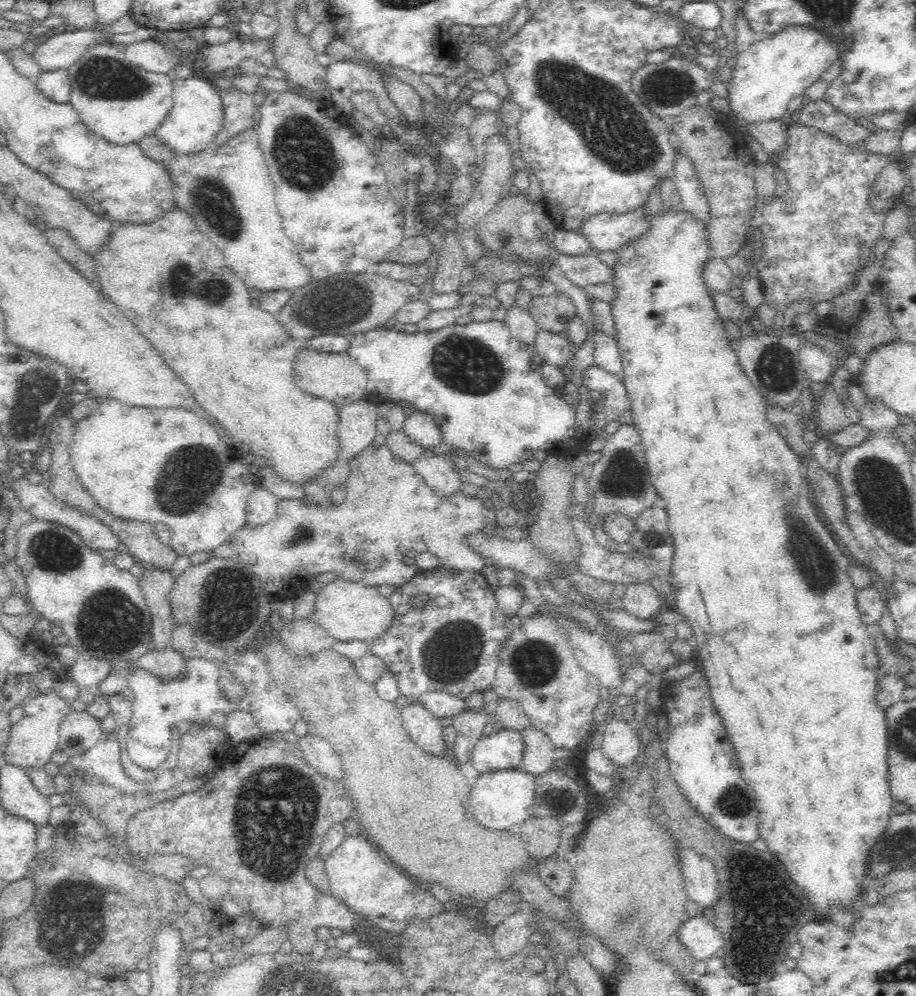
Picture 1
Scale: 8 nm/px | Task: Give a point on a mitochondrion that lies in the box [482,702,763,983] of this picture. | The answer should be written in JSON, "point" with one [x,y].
{"point":[736,802]}

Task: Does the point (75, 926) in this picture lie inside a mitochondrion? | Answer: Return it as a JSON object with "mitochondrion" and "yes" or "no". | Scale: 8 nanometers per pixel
{"mitochondrion":"yes"}

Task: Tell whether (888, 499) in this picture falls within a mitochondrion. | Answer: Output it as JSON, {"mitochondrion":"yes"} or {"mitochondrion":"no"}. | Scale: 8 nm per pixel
{"mitochondrion":"yes"}

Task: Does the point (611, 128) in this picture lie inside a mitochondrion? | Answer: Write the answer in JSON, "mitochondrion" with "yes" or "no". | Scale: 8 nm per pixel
{"mitochondrion":"yes"}

